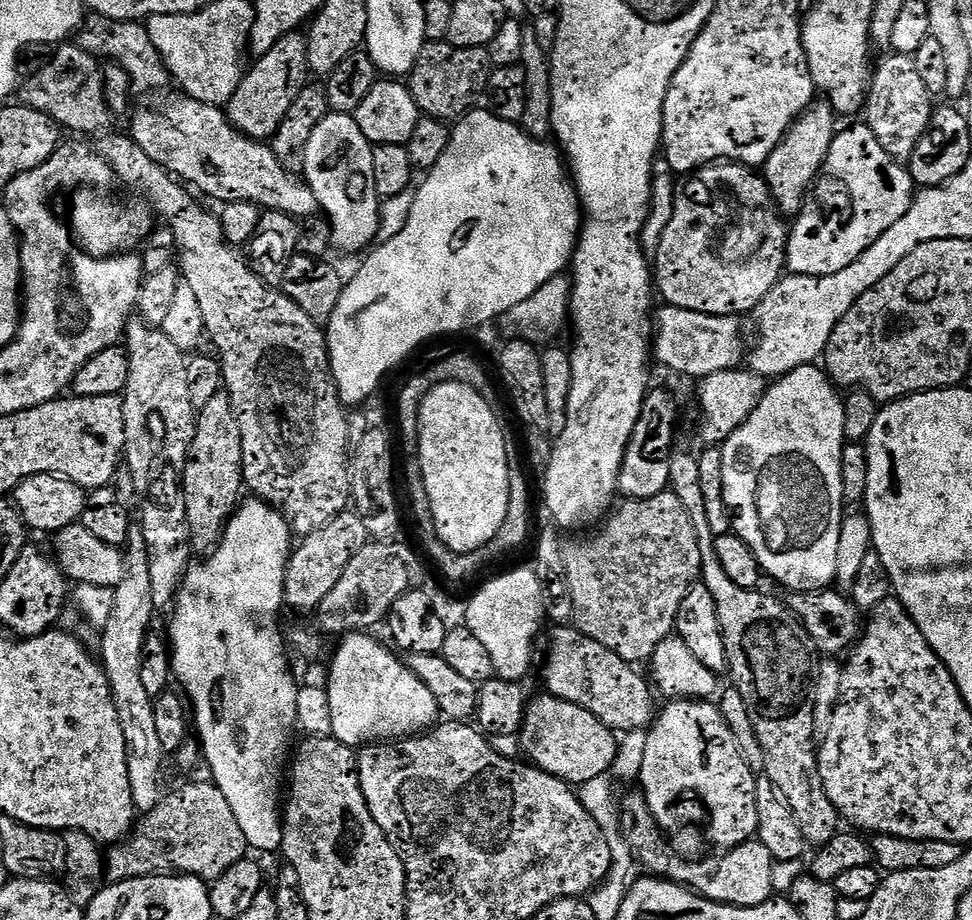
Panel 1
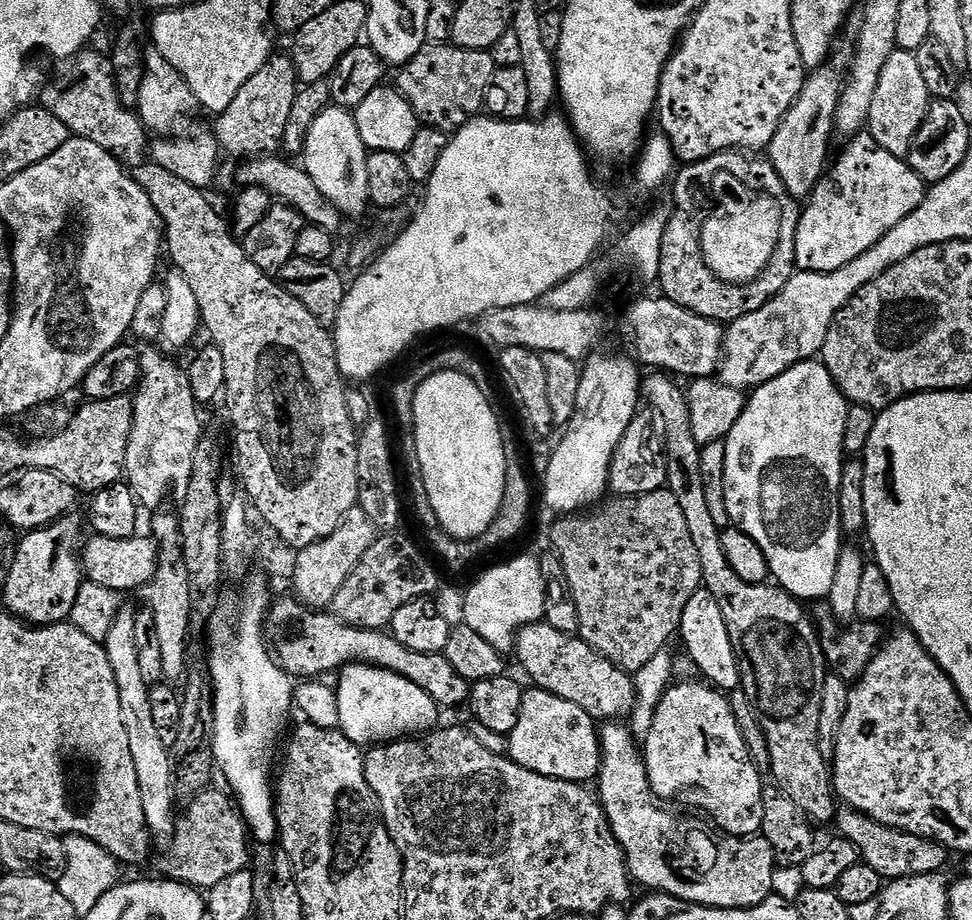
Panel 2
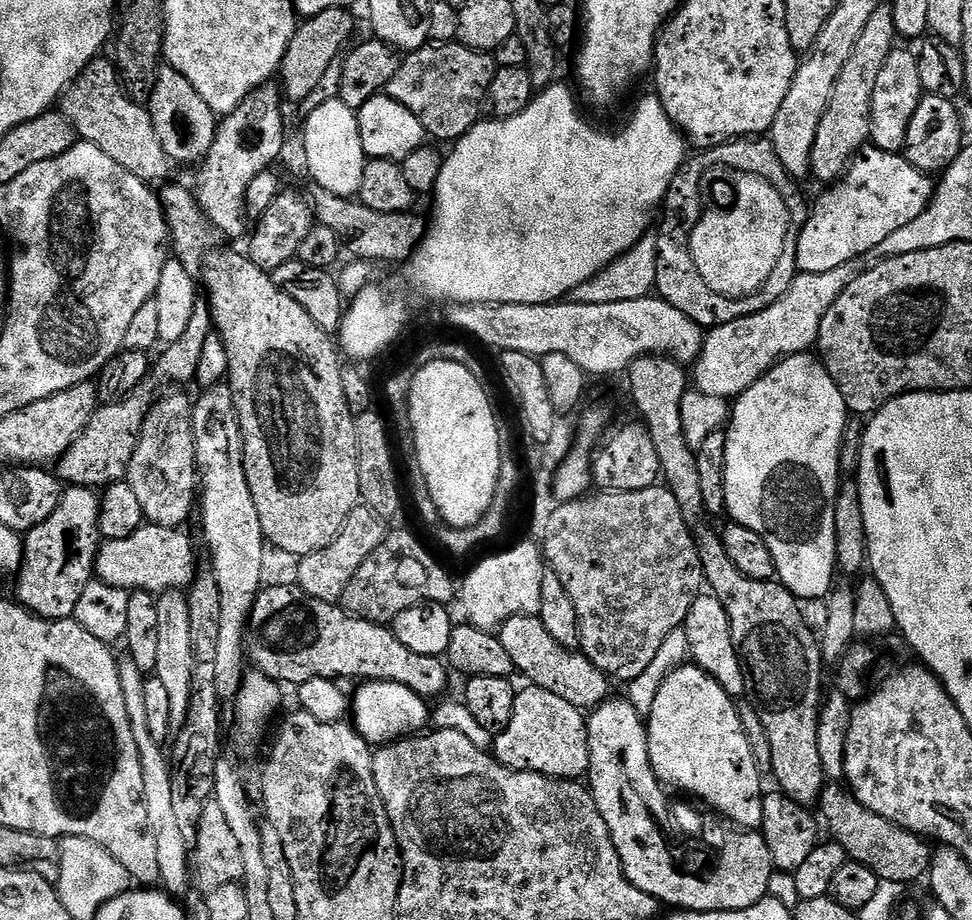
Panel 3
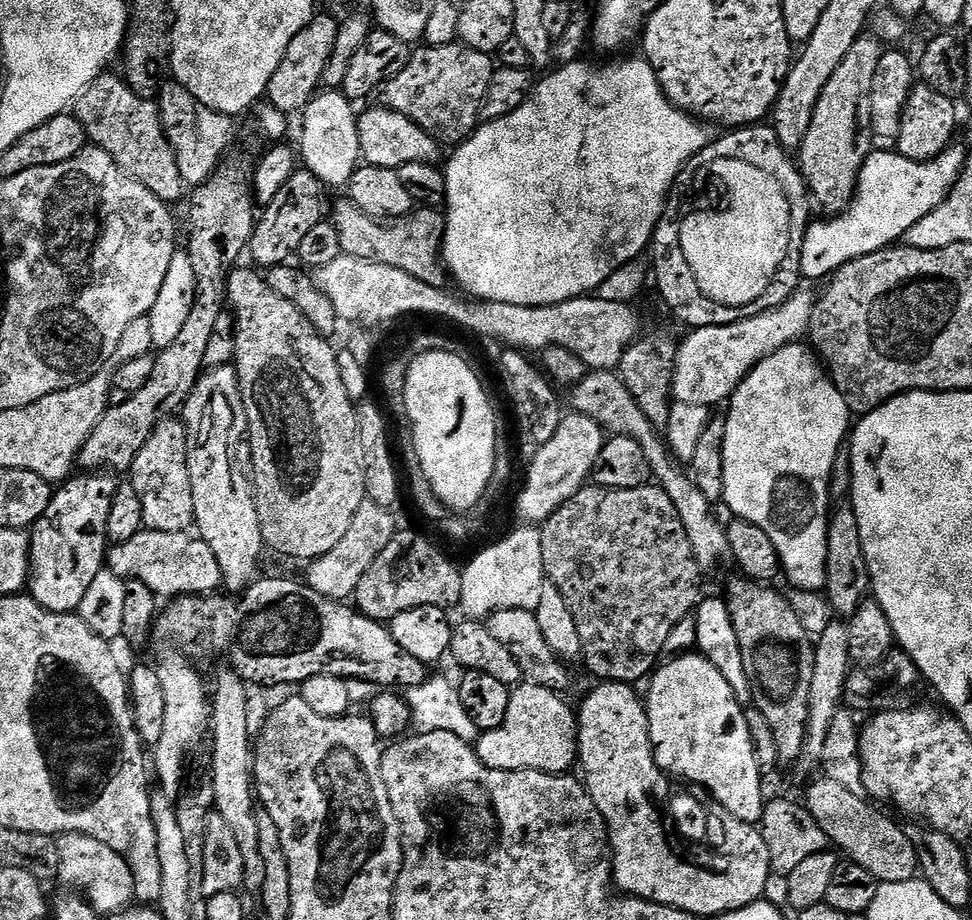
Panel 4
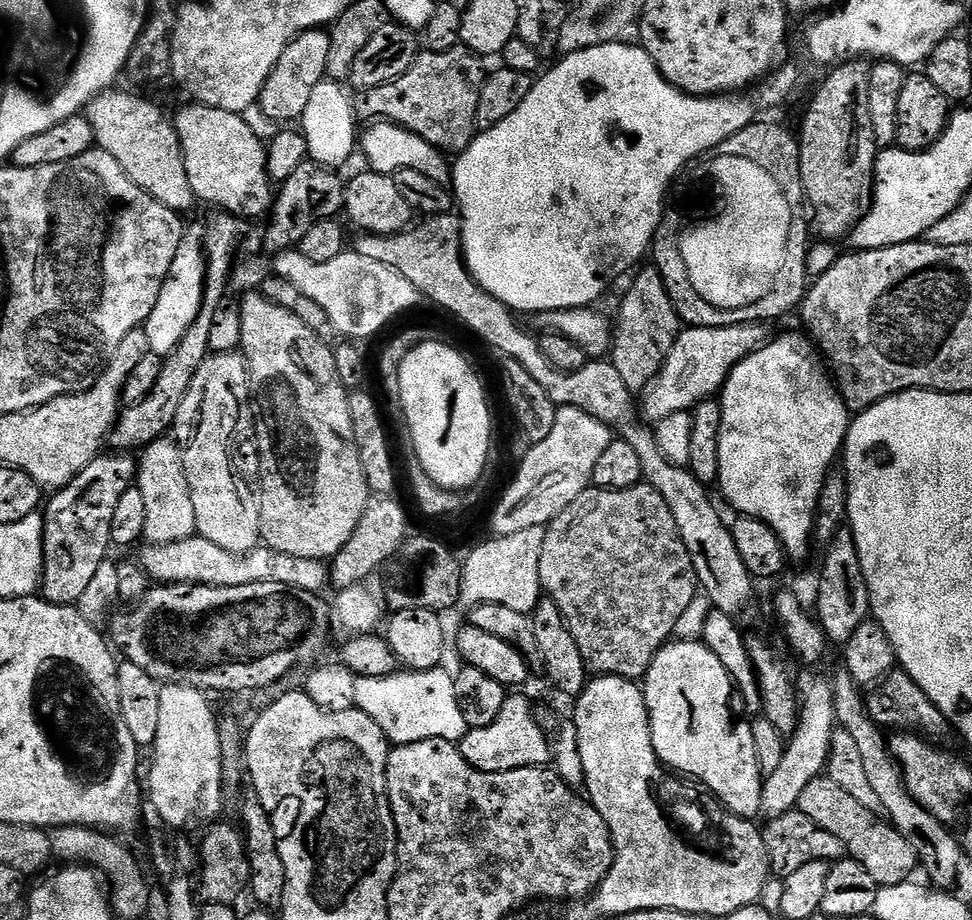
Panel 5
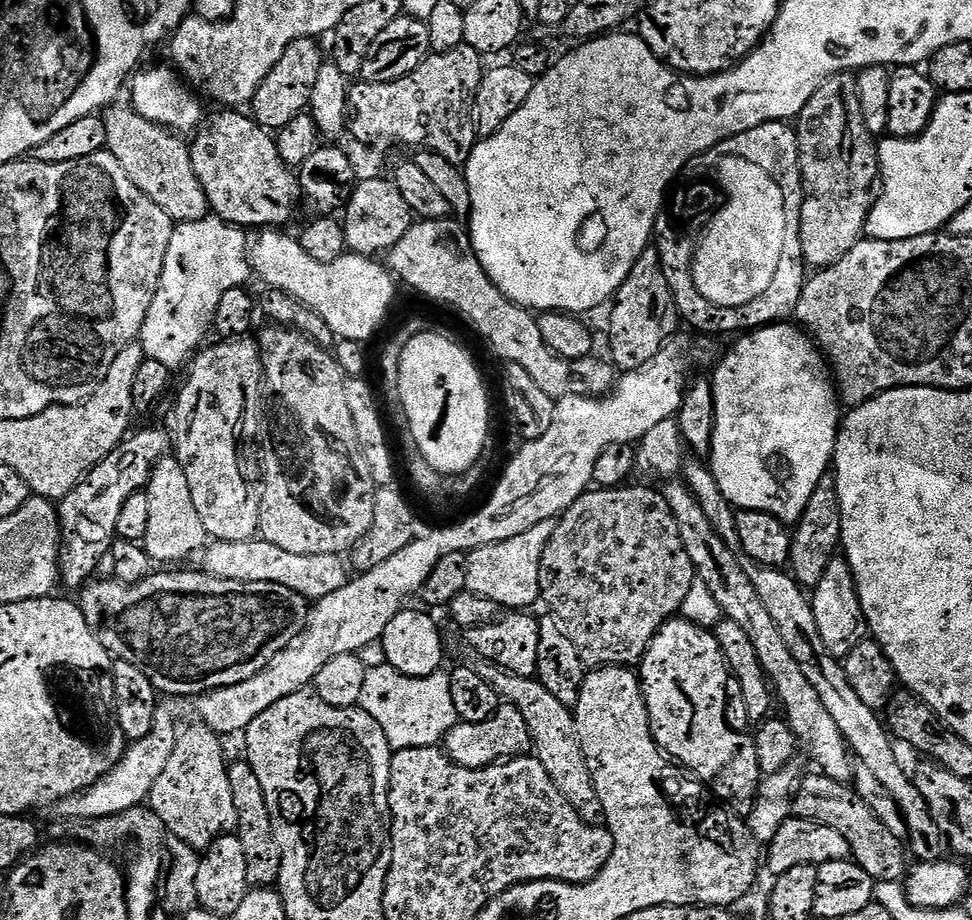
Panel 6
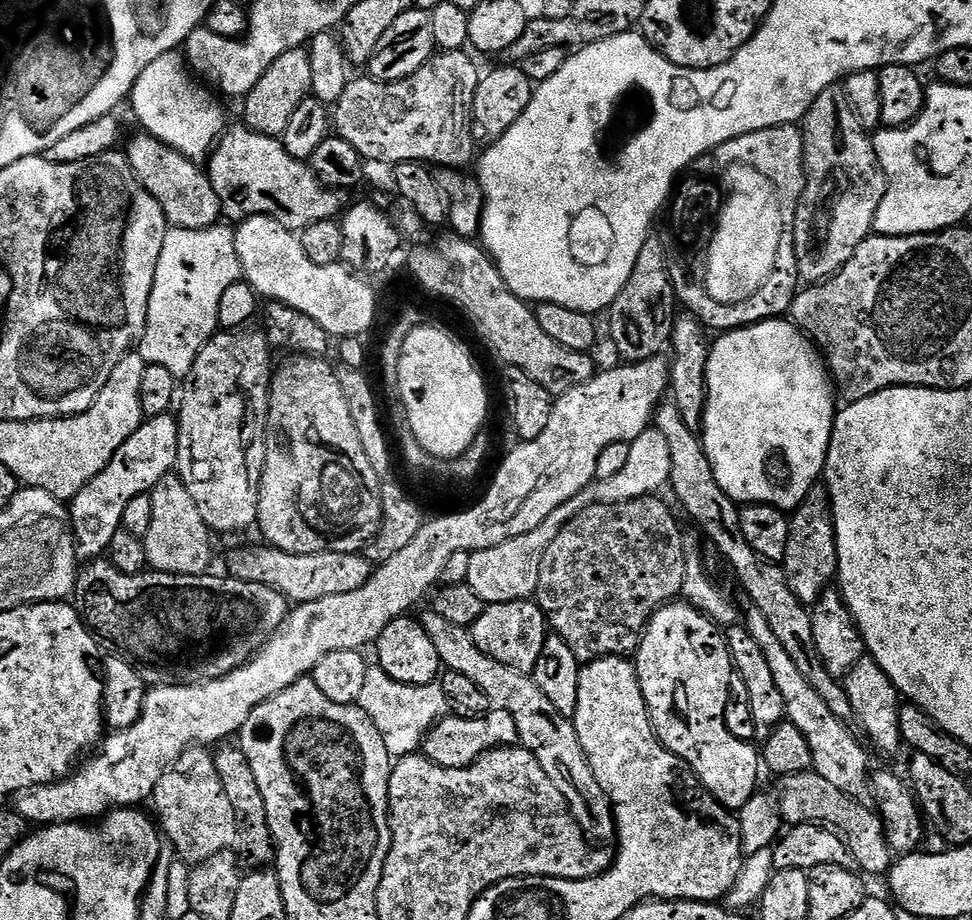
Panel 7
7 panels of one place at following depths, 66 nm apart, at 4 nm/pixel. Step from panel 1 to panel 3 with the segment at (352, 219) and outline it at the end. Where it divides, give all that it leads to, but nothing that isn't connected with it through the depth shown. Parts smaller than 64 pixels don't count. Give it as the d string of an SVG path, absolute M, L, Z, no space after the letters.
M338 98L328 100L311 112L304 123L304 160L312 175L312 184L349 198L360 195L362 170L366 157L362 150L362 134L358 134L357 109L346 106Z

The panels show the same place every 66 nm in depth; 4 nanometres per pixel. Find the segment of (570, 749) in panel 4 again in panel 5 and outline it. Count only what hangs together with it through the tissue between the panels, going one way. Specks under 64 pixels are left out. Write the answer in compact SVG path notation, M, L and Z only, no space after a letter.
M520 694L504 697L502 711L490 726L469 728L458 743L462 758L483 772L509 772L519 768L543 768L549 763L552 747L548 745L548 733L539 722L537 713L532 713L532 704Z

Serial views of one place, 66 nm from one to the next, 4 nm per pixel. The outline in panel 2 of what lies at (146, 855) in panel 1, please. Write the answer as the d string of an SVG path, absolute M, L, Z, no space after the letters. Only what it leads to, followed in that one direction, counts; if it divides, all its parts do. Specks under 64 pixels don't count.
M205 790L187 805L188 816L176 821L176 831L170 837L172 853L168 856L167 879L189 884L197 890L218 886L222 878L245 871L248 865L250 834L233 799L220 792Z

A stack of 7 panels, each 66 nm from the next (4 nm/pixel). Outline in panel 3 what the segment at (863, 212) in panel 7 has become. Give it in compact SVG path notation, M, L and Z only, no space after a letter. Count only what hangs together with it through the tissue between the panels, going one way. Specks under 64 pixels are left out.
M881 6L874 10L870 22L862 29L862 35L850 54L846 66L842 66L842 74L838 74L838 82L834 82L834 94L830 94L830 106L826 106L826 114L822 114L822 122L818 122L818 134L814 138L812 151L811 175L817 176L824 186L839 181L848 171L849 164L856 159L858 153L869 143L870 134L870 98L874 98L874 85L878 79L886 58L890 58L892 49L897 47L898 37L891 7Z

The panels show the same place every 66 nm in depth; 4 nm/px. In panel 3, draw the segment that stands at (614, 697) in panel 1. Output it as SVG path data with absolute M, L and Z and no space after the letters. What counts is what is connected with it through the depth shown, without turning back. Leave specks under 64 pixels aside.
M539 615L510 618L500 625L498 635L506 654L510 654L513 669L521 672L529 685L550 690L550 694L558 694L558 698L581 710L597 708L609 699L613 681L583 652L554 642L554 638L546 634L546 626L542 626Z

